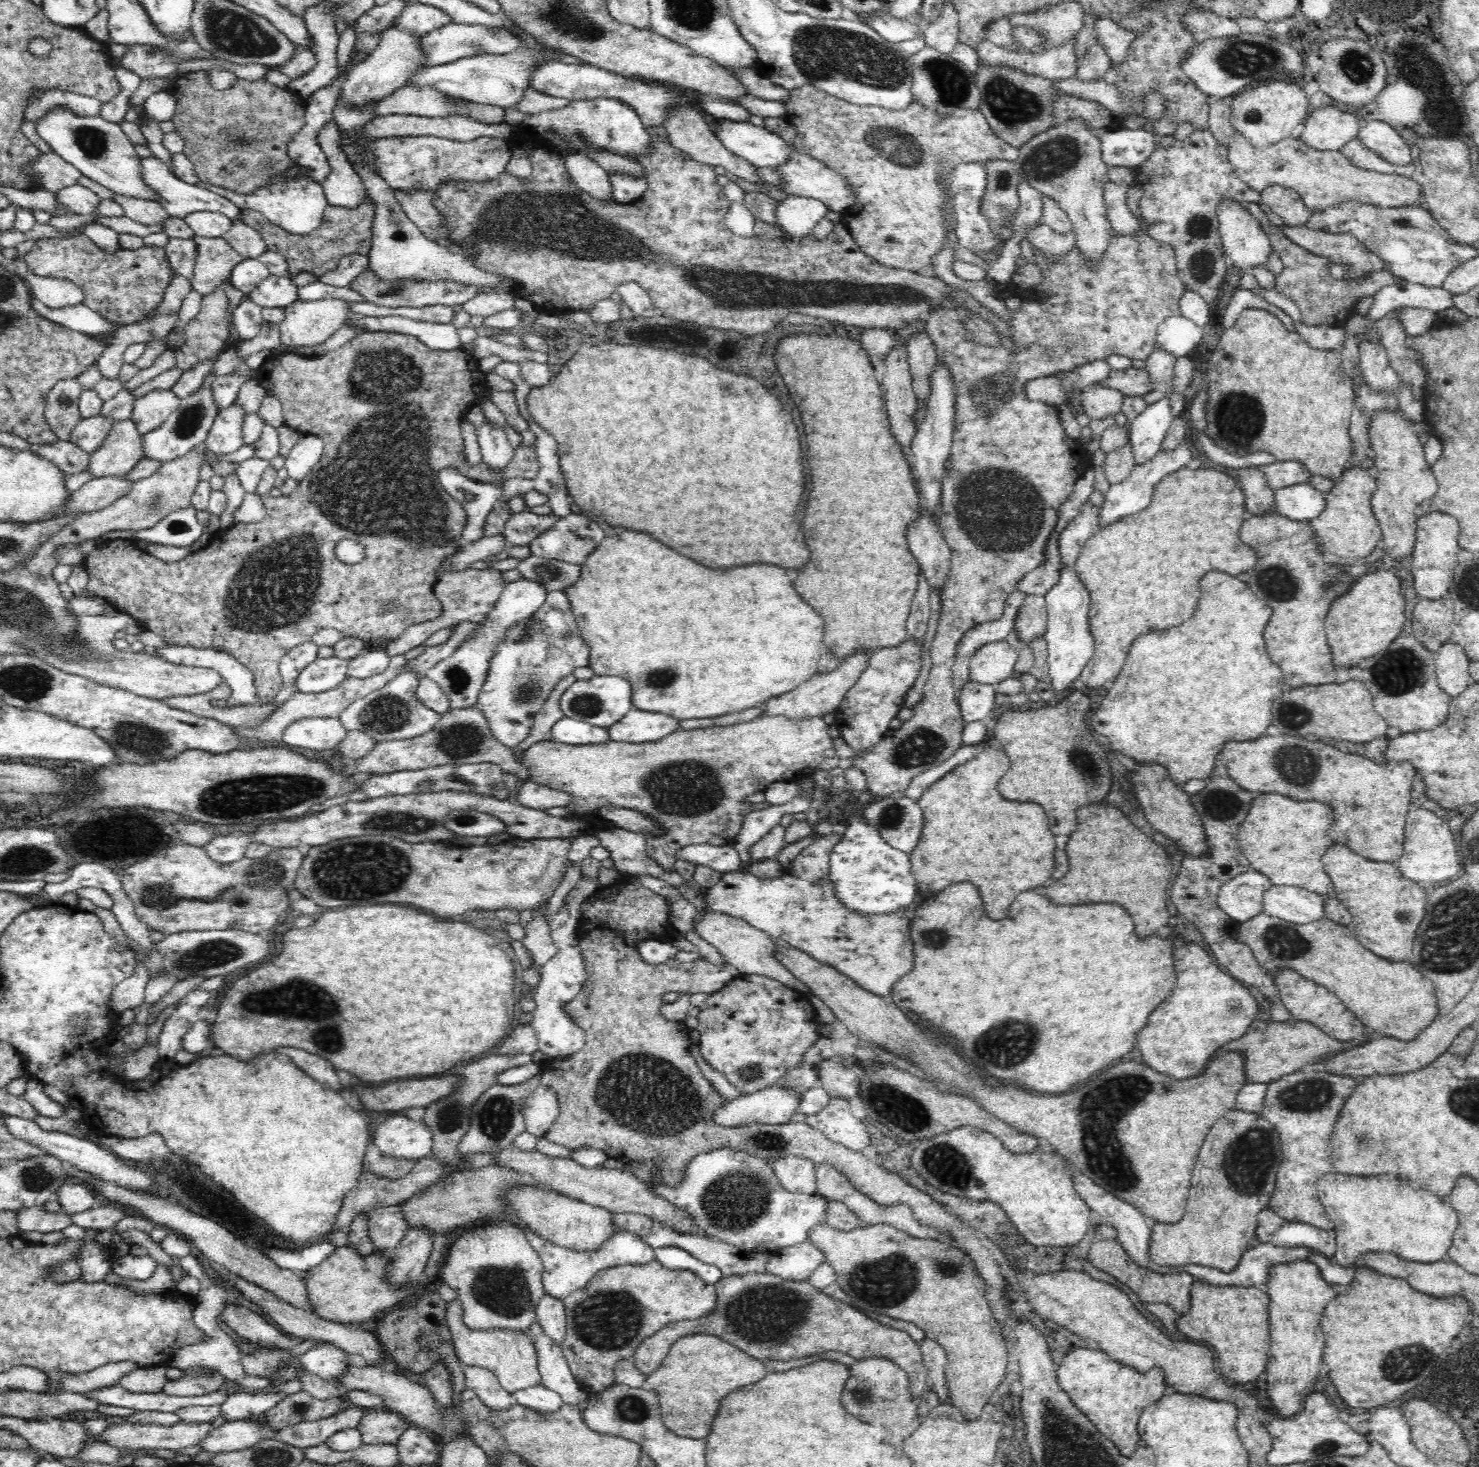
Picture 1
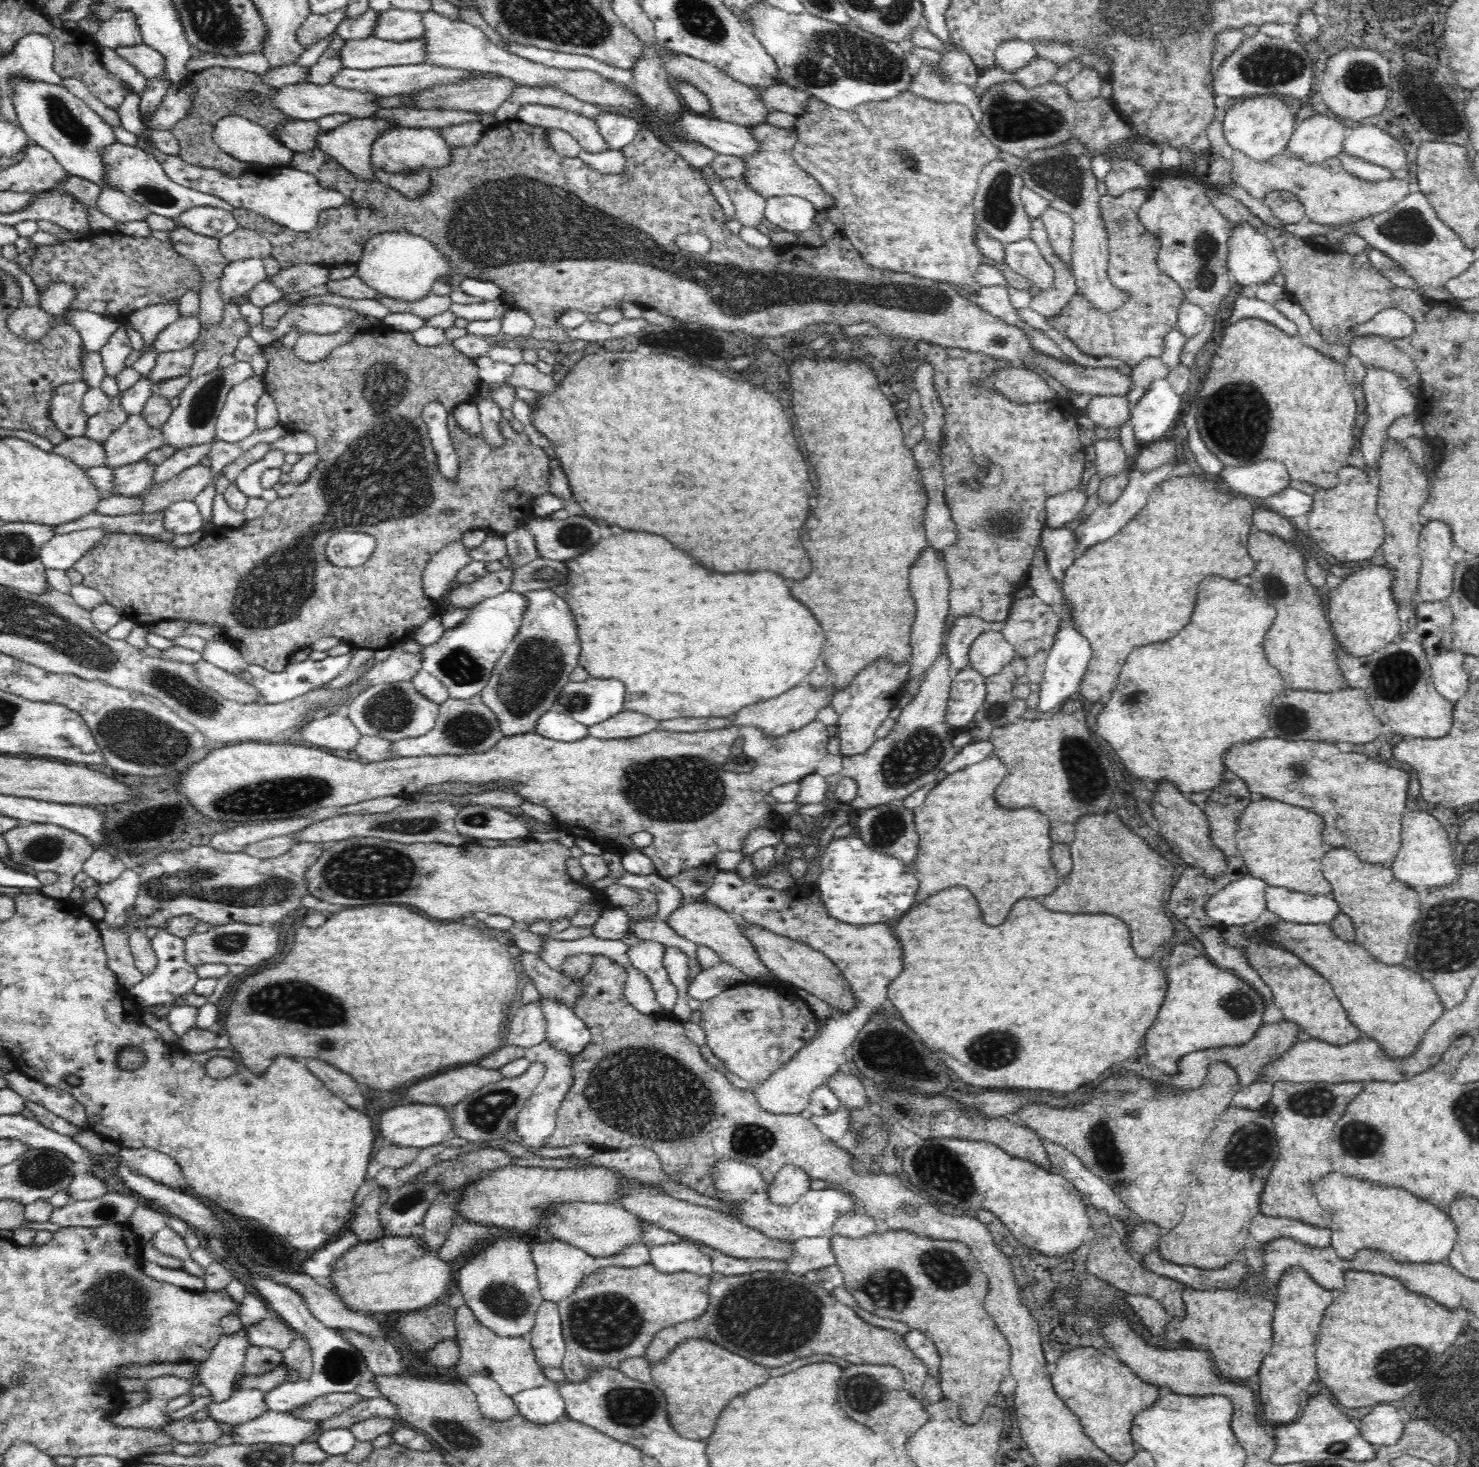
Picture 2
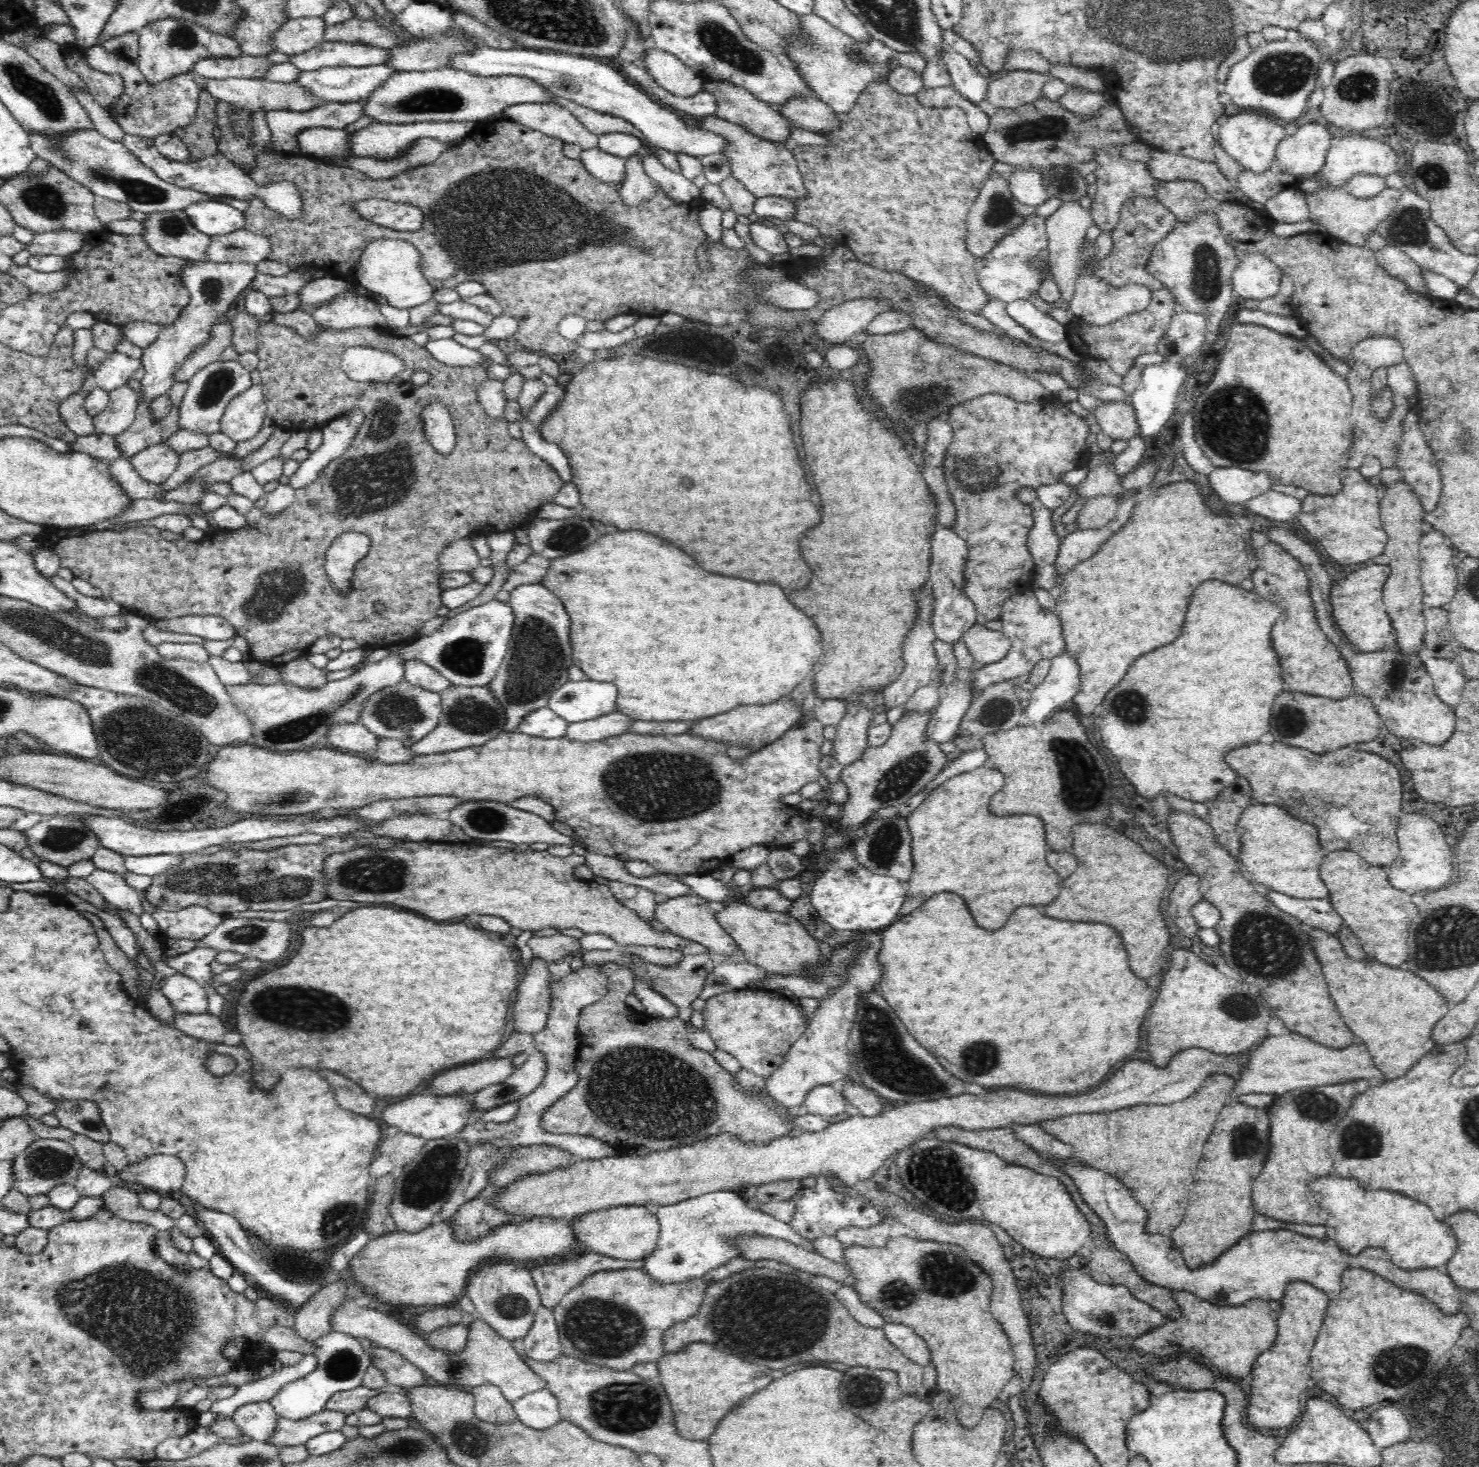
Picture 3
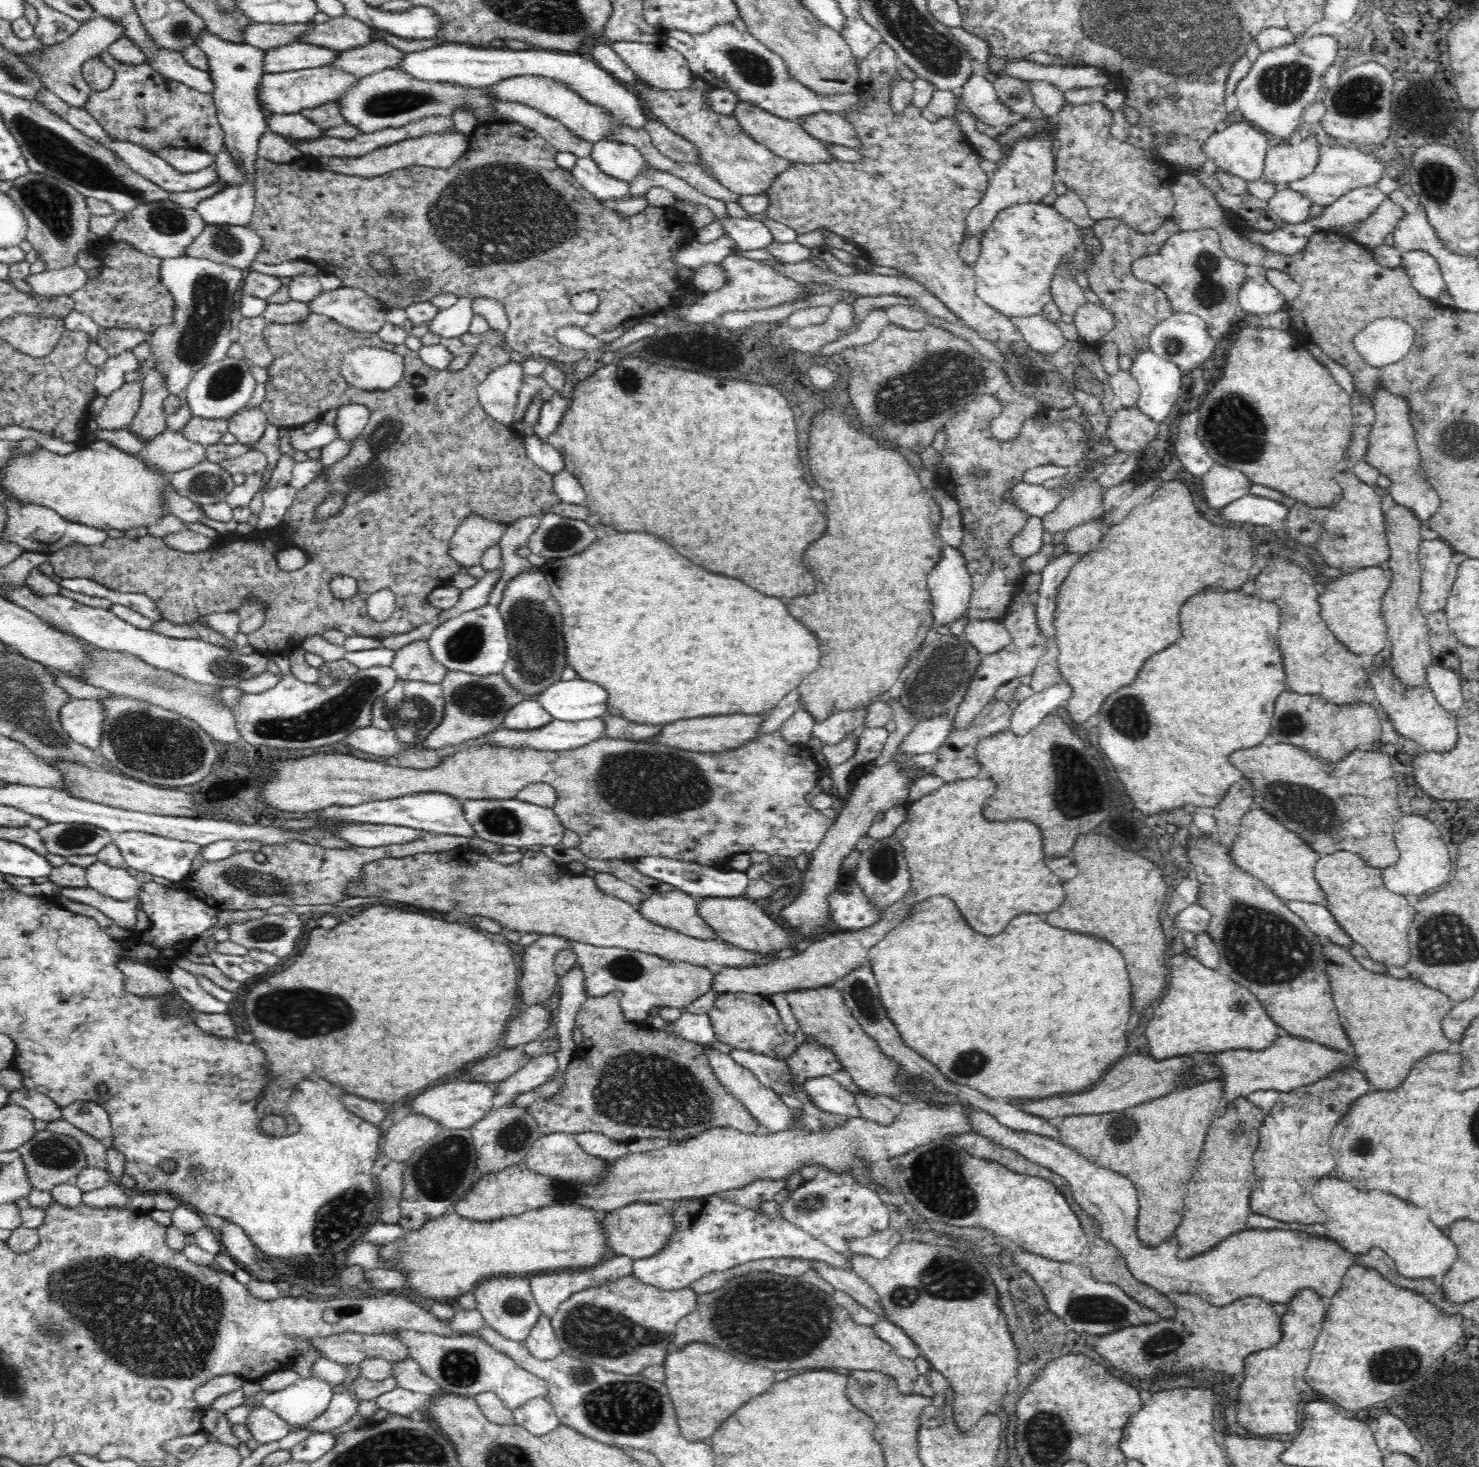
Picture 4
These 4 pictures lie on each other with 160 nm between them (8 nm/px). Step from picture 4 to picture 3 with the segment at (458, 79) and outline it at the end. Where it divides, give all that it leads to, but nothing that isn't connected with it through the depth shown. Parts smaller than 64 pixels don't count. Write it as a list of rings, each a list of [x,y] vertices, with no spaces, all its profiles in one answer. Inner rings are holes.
[[[478,46],[472,52],[456,54],[452,58],[450,69],[466,71],[474,76],[528,77],[546,88],[553,96],[573,100],[586,108],[623,118],[633,124],[644,134],[649,145],[664,148],[676,154],[684,153],[690,156],[708,156],[721,153],[727,145],[723,136],[718,136],[709,130],[702,130],[692,123],[692,119],[676,114],[659,102],[652,101],[637,85],[630,83],[622,72],[596,62],[592,58],[545,51],[542,49],[526,49],[516,47],[512,50],[499,50],[487,46]]]

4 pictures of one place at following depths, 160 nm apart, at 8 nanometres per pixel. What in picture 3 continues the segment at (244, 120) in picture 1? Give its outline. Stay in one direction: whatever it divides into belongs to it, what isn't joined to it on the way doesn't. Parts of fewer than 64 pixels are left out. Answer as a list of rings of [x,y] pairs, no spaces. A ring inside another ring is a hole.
[[[201,90],[194,122],[190,126],[178,128],[175,132],[178,138],[186,143],[192,161],[218,152],[216,139],[212,135],[212,129],[216,124],[217,102],[218,99],[207,90]]]

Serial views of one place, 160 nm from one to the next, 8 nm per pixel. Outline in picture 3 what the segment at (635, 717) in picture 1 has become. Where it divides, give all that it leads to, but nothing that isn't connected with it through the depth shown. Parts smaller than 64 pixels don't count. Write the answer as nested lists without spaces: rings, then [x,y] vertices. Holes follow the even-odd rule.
[[[615,710],[592,720],[570,723],[567,726],[565,737],[578,742],[602,740],[628,732],[632,721],[633,718]]]

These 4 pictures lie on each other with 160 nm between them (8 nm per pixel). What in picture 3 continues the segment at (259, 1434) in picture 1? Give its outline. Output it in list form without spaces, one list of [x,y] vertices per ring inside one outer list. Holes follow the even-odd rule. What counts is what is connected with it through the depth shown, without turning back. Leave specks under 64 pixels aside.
[[[325,1410],[298,1421],[279,1416],[276,1433],[268,1442],[278,1447],[305,1445],[308,1440],[326,1432],[341,1431],[342,1427],[347,1424],[346,1418],[346,1414],[336,1410]]]

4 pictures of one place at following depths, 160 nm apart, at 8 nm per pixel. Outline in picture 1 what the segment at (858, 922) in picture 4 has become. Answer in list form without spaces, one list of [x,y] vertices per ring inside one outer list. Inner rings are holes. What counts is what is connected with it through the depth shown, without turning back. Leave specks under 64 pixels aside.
[[[863,814],[846,816],[847,829],[830,853],[830,870],[828,881],[834,884],[834,895],[840,903],[850,911],[862,915],[889,914],[910,906],[918,896],[918,883],[911,871],[909,853],[903,853],[890,846],[881,836],[875,826],[867,823]]]

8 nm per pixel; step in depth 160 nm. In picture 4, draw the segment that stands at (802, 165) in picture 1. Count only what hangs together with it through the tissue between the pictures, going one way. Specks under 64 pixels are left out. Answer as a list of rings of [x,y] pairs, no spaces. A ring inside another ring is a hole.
[[[694,75],[689,87],[682,90],[664,90],[650,85],[644,85],[644,81],[634,81],[629,85],[632,91],[642,100],[646,112],[657,121],[665,124],[672,132],[679,134],[682,138],[689,140],[699,150],[701,164],[713,174],[726,188],[740,195],[764,194],[770,188],[773,180],[784,172],[788,167],[793,166],[793,162],[787,158],[774,154],[770,149],[762,144],[758,144],[750,135],[746,134],[738,119],[734,115],[723,115],[710,109],[708,99],[704,97],[706,90],[714,87],[700,77]]]

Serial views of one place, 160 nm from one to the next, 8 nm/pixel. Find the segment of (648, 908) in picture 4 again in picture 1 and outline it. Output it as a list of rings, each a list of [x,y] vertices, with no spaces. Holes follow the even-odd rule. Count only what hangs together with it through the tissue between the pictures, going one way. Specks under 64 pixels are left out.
[[[709,911],[700,913],[696,918],[694,932],[697,932],[702,939],[713,945],[718,953],[724,957],[725,962],[737,968],[742,976],[759,974],[760,976],[776,979],[800,993],[810,994],[809,988],[776,960],[774,954],[778,950],[779,942],[770,938],[768,933],[763,932],[763,930],[754,928],[748,922],[733,918],[728,914]]]

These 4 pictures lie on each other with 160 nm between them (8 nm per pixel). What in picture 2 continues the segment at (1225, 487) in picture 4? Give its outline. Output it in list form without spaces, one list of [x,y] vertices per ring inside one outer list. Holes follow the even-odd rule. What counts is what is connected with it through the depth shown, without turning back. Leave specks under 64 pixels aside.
[[[1260,460],[1250,466],[1225,466],[1220,480],[1231,492],[1265,499],[1289,487],[1291,478],[1286,465],[1274,460]]]

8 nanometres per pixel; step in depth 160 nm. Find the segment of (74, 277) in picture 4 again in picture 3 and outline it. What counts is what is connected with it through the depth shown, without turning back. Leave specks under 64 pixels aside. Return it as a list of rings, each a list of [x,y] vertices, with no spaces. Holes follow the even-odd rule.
[[[10,264],[8,268],[10,273],[18,282],[27,286],[31,294],[54,294],[60,292],[70,284],[70,277],[66,271],[56,272],[38,272],[33,268],[26,266],[18,266],[17,264]]]

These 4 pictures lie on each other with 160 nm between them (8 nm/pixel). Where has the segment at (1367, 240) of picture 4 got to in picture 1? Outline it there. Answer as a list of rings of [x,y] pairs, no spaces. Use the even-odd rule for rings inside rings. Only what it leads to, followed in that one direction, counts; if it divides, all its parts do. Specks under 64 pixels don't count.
[[[1237,132],[1228,144],[1228,156],[1235,173],[1250,188],[1261,193],[1268,186],[1287,186],[1300,193],[1307,209],[1328,210],[1336,204],[1355,200],[1362,204],[1372,204],[1382,208],[1392,208],[1408,205],[1425,206],[1422,198],[1421,185],[1411,178],[1396,173],[1378,173],[1354,166],[1340,151],[1314,150],[1301,137],[1296,139],[1291,134],[1288,138],[1266,146],[1254,148]]]

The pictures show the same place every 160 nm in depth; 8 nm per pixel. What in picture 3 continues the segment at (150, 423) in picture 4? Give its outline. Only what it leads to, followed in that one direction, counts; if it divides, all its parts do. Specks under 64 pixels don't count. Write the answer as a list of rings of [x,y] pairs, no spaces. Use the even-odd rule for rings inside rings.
[[[139,400],[137,416],[133,424],[122,434],[118,434],[116,441],[122,450],[122,457],[130,460],[137,452],[146,450],[148,446],[162,444],[179,430],[180,409],[172,406],[172,412],[161,420],[157,420],[150,410],[150,403]]]

